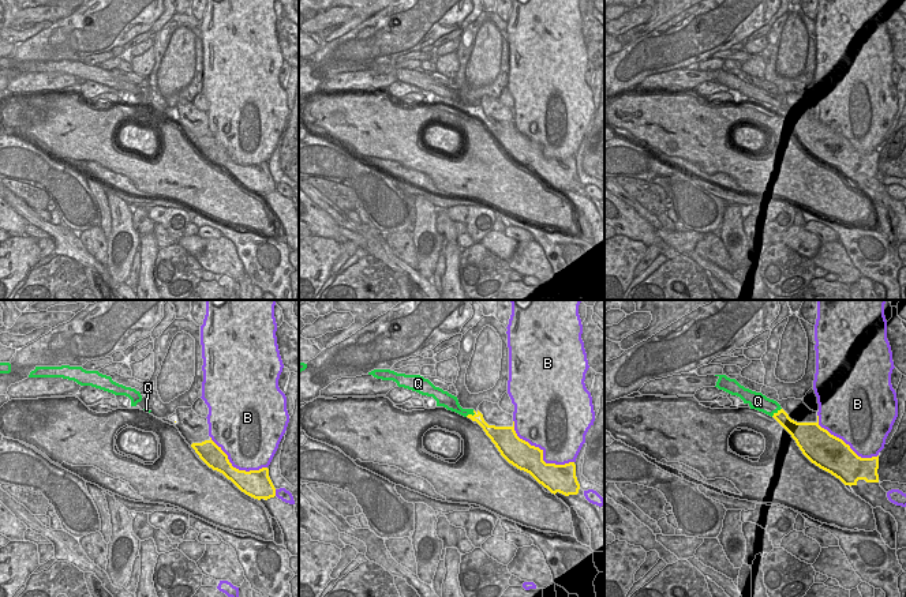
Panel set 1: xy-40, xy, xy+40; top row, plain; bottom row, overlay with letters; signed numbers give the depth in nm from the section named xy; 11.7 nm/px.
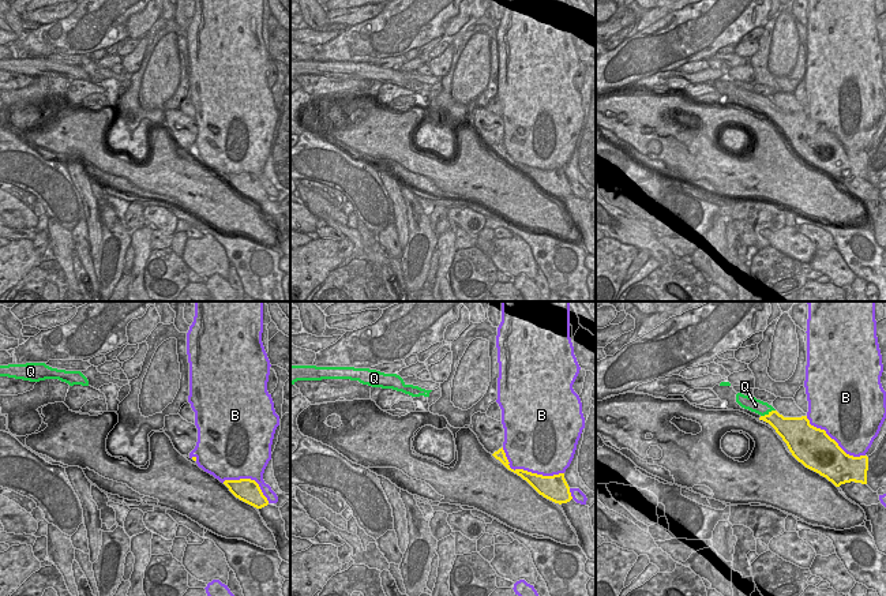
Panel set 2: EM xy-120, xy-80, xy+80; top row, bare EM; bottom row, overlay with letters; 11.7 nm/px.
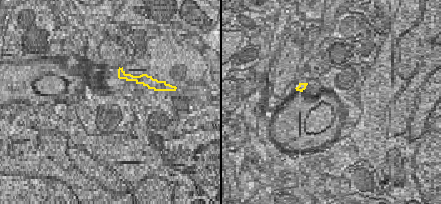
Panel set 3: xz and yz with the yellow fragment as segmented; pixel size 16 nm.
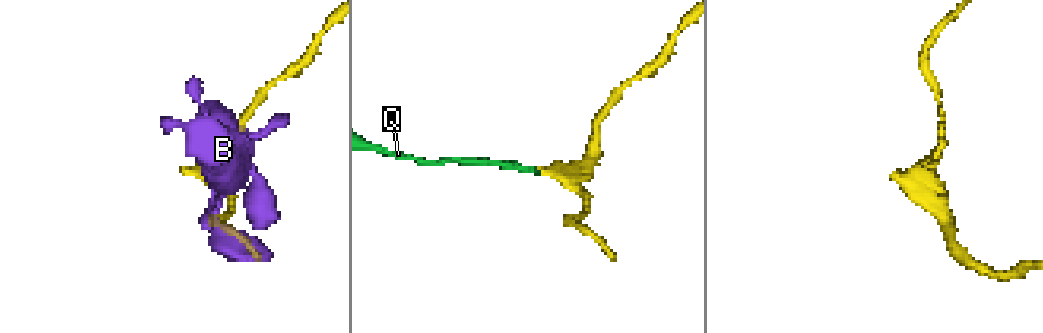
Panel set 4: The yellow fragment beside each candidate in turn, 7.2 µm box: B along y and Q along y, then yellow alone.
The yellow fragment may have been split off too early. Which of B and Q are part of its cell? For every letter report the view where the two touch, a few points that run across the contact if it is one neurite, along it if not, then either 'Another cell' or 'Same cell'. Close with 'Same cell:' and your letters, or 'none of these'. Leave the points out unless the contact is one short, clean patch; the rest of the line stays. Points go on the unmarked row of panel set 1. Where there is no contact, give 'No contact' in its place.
B: Touches yellow in xy. Another cell
Q: Touches yellow in xy+40. Same cell
Same cell: Q

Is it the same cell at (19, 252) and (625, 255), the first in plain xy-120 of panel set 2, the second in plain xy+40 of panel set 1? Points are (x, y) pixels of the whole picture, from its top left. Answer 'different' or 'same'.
same

